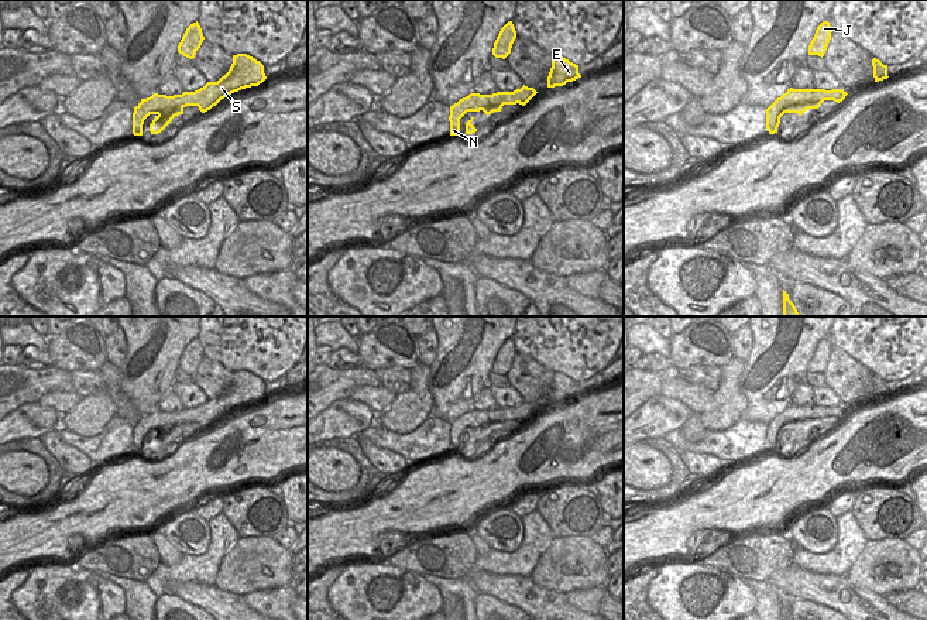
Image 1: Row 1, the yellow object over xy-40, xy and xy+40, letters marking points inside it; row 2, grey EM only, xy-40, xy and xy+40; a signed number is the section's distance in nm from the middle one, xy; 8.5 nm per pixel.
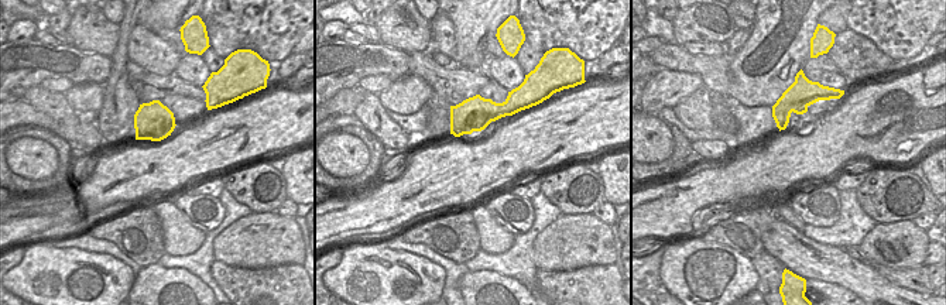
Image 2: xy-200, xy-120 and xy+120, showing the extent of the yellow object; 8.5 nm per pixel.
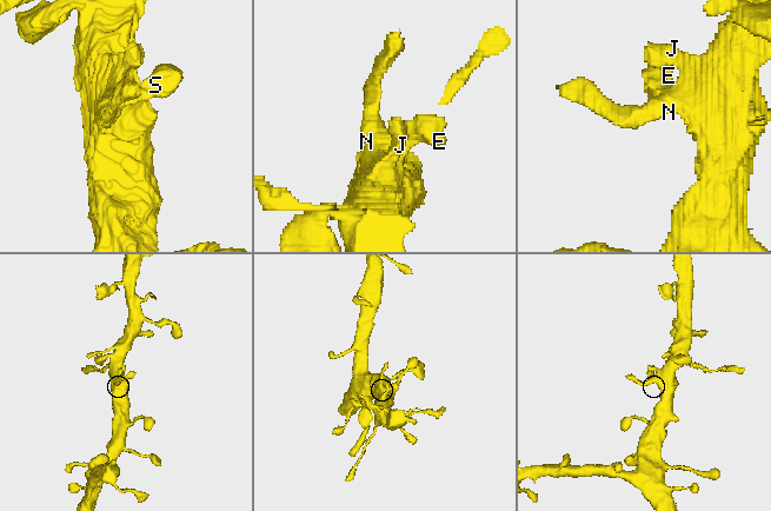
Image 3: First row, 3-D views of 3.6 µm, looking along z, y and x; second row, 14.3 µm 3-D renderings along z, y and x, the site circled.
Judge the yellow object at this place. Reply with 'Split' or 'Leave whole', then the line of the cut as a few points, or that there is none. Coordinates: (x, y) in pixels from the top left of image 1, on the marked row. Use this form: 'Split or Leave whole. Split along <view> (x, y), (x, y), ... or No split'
Leave whole. No split.

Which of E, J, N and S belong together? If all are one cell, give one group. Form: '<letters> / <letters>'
E J N S

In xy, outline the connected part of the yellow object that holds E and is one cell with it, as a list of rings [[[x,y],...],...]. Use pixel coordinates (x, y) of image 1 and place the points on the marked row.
[[[560,55],[553,56],[552,68],[547,76],[547,88],[563,86],[567,82],[573,82],[578,78],[581,78],[578,73],[578,65]]]

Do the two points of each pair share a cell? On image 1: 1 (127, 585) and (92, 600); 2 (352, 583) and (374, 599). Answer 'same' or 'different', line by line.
1: different
2: same

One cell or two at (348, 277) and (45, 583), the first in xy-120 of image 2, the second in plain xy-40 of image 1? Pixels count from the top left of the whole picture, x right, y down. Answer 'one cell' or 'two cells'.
one cell

